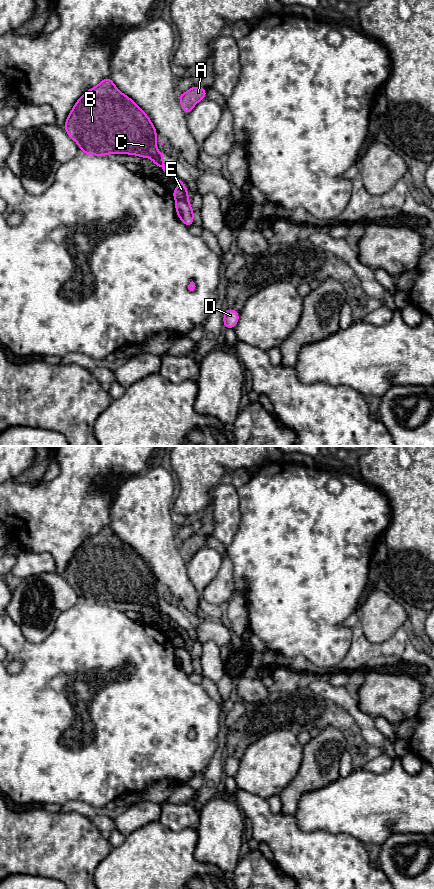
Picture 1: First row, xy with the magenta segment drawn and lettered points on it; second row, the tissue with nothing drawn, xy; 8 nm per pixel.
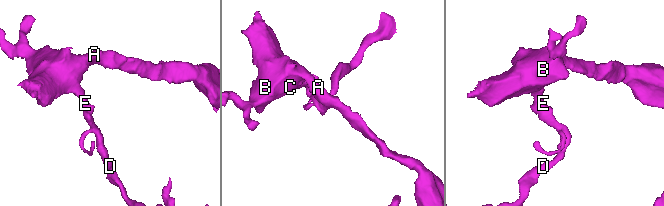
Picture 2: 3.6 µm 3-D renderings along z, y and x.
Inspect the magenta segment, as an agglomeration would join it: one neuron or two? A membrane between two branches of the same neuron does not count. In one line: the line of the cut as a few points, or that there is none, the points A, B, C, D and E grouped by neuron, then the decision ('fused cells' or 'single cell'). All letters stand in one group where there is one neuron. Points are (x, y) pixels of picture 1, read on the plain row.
xy (187, 646), (176, 649) | A B C E / D | fused cells

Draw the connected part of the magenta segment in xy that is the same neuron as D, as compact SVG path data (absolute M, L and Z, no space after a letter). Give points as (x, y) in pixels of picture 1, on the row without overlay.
M226 757L223 765L224 776L235 776L239 768L239 760L234 757Z

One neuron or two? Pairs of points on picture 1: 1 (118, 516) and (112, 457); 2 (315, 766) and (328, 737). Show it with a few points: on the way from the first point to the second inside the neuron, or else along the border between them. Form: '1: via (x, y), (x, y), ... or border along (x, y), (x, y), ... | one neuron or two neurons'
1: border along (136, 474), (121, 476), (116, 480), (110, 507) | two neurons
2: via (321, 759), (321, 754), (328, 744) | one neuron

